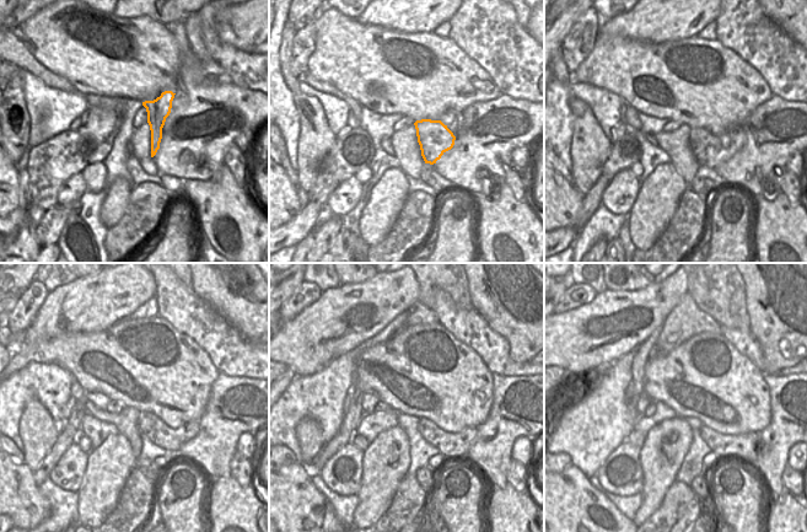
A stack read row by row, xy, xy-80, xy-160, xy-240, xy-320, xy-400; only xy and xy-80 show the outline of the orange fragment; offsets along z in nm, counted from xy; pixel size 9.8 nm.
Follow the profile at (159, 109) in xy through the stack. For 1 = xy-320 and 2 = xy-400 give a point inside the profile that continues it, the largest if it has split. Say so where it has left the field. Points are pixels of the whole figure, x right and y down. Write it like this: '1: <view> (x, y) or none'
1: xy-320 (450, 445)
2: xy-400 (743, 446)

